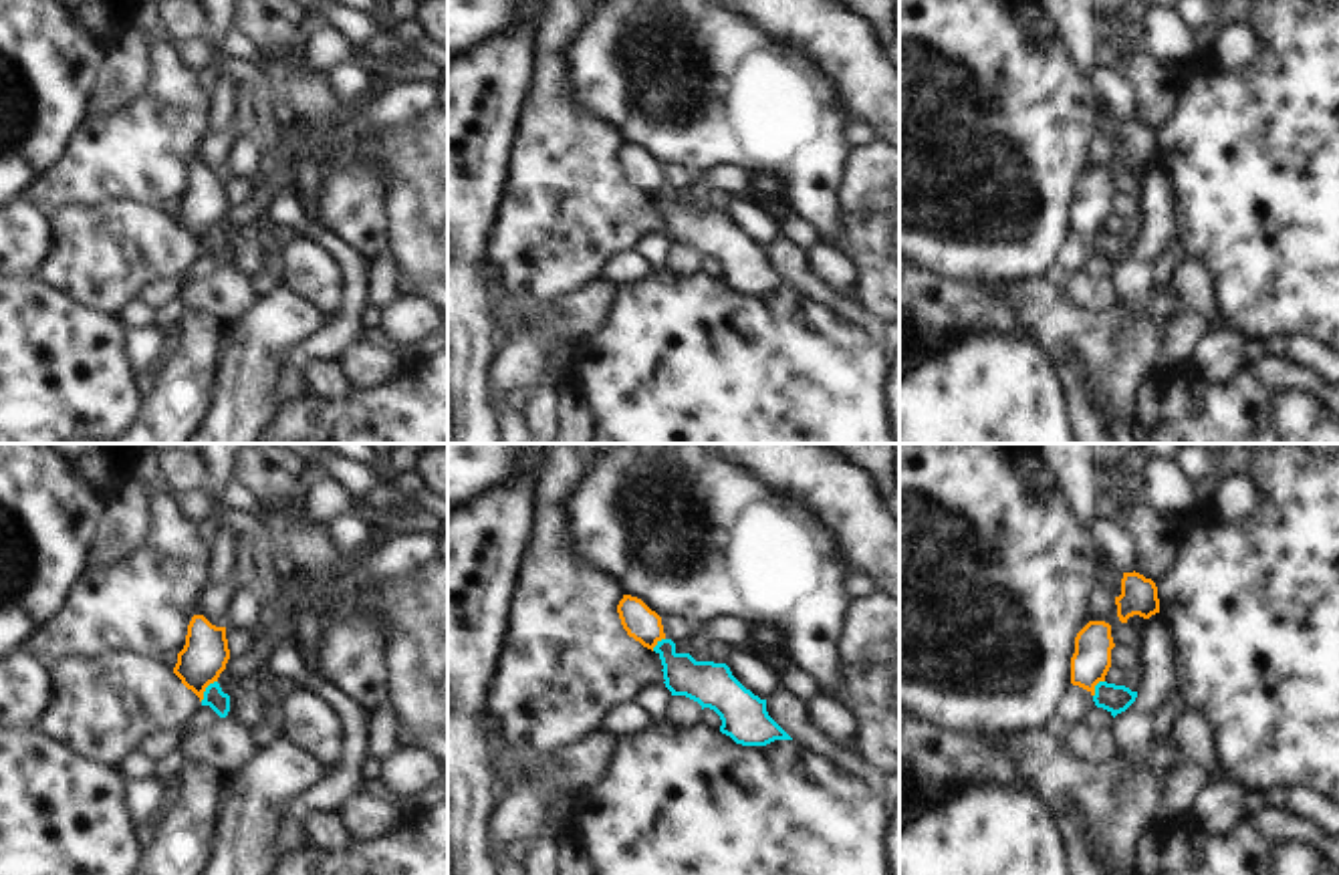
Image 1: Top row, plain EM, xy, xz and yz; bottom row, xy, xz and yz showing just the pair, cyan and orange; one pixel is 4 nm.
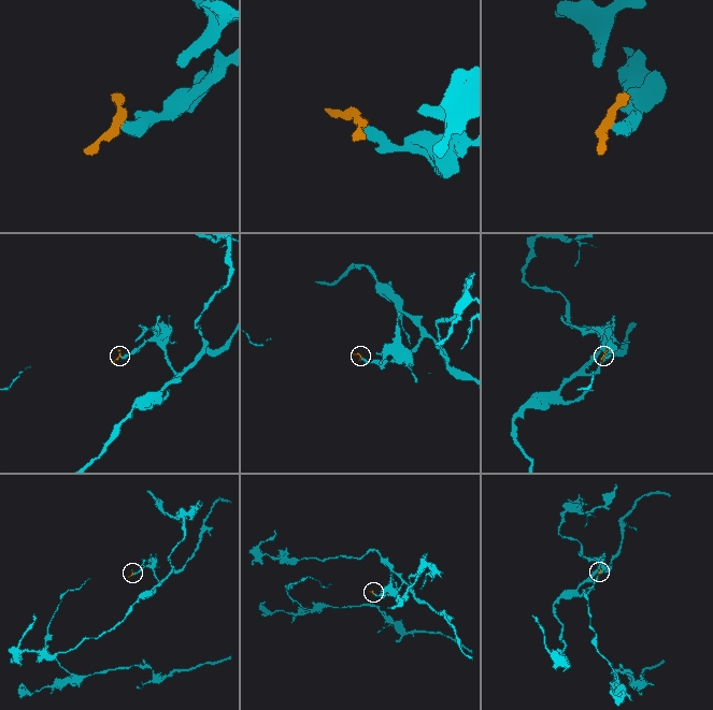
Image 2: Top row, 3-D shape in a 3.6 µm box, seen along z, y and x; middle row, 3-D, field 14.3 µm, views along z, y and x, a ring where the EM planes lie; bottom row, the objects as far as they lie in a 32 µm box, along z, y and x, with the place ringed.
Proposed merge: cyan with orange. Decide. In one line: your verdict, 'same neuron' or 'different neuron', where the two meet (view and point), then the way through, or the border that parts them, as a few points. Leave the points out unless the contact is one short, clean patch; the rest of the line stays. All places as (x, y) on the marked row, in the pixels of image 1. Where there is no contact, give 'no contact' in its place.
different neuron; contact xy (206, 690); border xy (216, 680), (200, 700)

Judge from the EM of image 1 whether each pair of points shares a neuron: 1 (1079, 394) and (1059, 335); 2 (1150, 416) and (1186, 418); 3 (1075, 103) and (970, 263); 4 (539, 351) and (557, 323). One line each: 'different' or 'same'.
1: different
2: different
3: same
4: different

